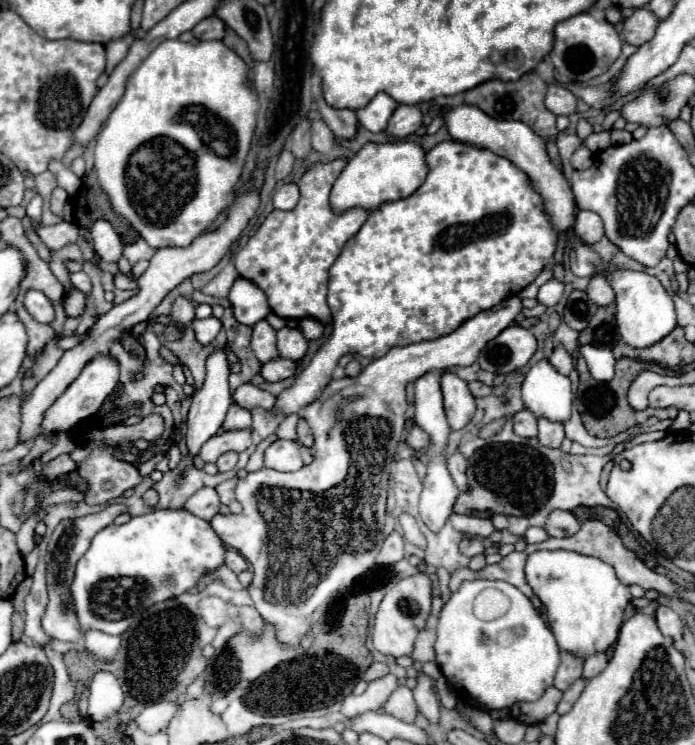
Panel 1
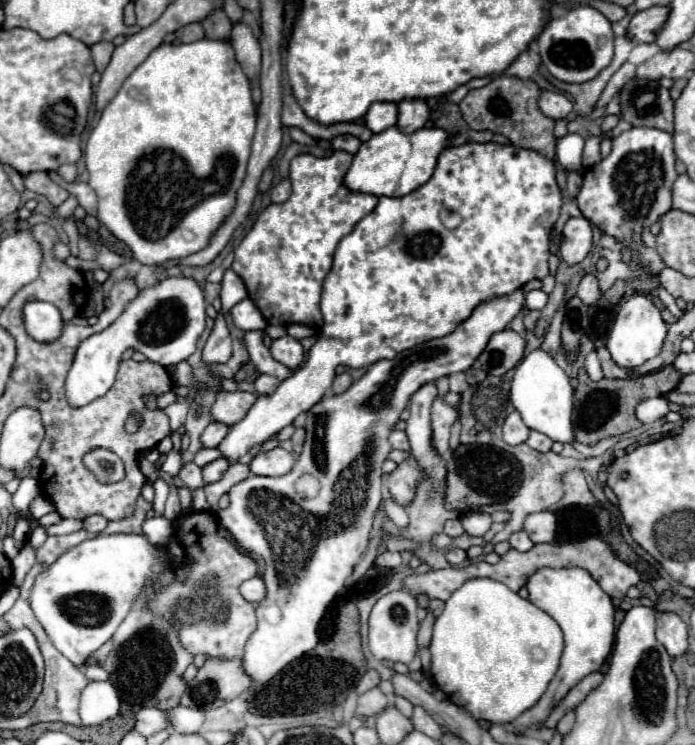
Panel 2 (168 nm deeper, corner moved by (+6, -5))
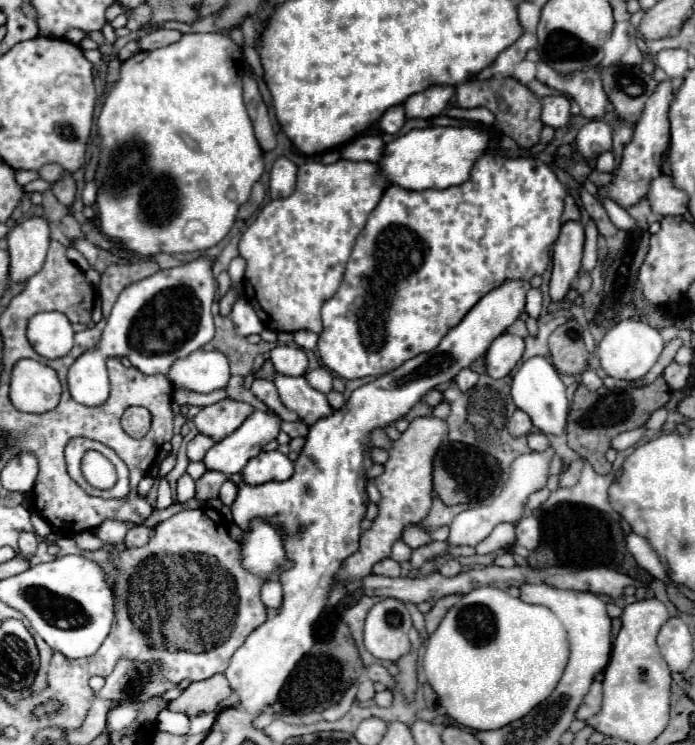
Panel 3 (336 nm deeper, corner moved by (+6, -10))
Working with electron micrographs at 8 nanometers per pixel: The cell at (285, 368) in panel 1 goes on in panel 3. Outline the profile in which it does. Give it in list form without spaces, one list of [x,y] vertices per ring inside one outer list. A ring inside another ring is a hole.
[[[256,378],[256,380],[252,382],[252,388],[250,388],[250,390],[254,392],[256,398],[260,398],[260,400],[266,404],[268,408],[278,414],[282,420],[288,422],[296,422],[296,420],[298,420],[296,413],[288,410],[288,408],[283,405],[280,398],[278,398],[276,386],[274,386],[270,380]]]

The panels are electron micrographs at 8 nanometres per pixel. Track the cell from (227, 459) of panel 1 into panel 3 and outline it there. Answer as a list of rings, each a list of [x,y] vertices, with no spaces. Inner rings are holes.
[[[206,472],[200,480],[196,480],[196,498],[200,500],[212,500],[218,498],[218,490],[224,484],[226,476],[222,476],[220,472]]]

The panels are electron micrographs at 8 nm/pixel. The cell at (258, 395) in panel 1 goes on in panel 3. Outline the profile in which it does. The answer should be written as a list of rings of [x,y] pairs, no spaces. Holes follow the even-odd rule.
[[[226,398],[200,408],[200,412],[194,416],[194,424],[200,434],[210,436],[214,442],[220,442],[222,438],[230,436],[236,428],[240,428],[252,412],[254,408],[250,404]]]

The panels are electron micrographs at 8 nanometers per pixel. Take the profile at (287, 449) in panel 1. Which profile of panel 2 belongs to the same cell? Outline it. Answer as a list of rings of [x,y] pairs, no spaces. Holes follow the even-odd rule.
[[[274,447],[268,453],[260,453],[250,461],[250,471],[254,475],[286,475],[294,467],[294,455],[282,447]]]

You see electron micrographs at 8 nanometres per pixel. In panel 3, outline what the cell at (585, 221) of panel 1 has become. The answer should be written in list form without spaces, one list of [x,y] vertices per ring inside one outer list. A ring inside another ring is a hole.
[[[564,222],[558,240],[552,250],[552,278],[550,278],[550,298],[552,302],[564,300],[572,282],[580,272],[584,248],[584,226],[580,222]]]

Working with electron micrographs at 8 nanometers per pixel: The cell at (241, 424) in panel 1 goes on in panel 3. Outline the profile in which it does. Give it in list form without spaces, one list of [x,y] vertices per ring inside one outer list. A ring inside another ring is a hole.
[[[202,434],[194,436],[194,438],[188,442],[188,450],[186,450],[188,460],[190,460],[190,462],[202,460],[202,456],[204,456],[212,446],[214,446],[214,440],[210,440],[208,436],[202,436]]]

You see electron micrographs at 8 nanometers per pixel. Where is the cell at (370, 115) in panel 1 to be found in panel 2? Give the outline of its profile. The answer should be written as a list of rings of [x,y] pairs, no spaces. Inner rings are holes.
[[[372,103],[364,117],[364,123],[372,133],[382,133],[388,127],[396,125],[396,115],[396,103]]]

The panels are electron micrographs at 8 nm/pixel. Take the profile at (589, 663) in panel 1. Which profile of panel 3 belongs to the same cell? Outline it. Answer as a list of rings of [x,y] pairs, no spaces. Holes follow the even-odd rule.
[[[596,680],[596,682],[592,682],[590,692],[586,694],[584,702],[580,704],[580,708],[576,712],[576,718],[578,720],[588,720],[588,718],[596,716],[600,712],[600,708],[602,708],[602,684]]]

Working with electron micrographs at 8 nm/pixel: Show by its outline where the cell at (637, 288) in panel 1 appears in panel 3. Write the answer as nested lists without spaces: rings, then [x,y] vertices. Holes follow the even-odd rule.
[[[628,318],[618,322],[614,328],[606,332],[602,342],[598,344],[598,358],[600,358],[600,366],[608,376],[622,378],[622,380],[638,380],[654,366],[662,348],[664,348],[664,342],[656,328],[644,324],[642,320]]]

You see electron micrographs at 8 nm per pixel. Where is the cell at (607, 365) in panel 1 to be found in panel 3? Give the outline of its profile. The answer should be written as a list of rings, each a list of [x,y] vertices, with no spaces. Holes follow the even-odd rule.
[[[586,370],[586,372],[582,374],[582,384],[584,384],[590,392],[594,392],[594,390],[598,390],[598,388],[602,386],[602,380],[600,380],[600,376],[598,376],[596,372]]]

